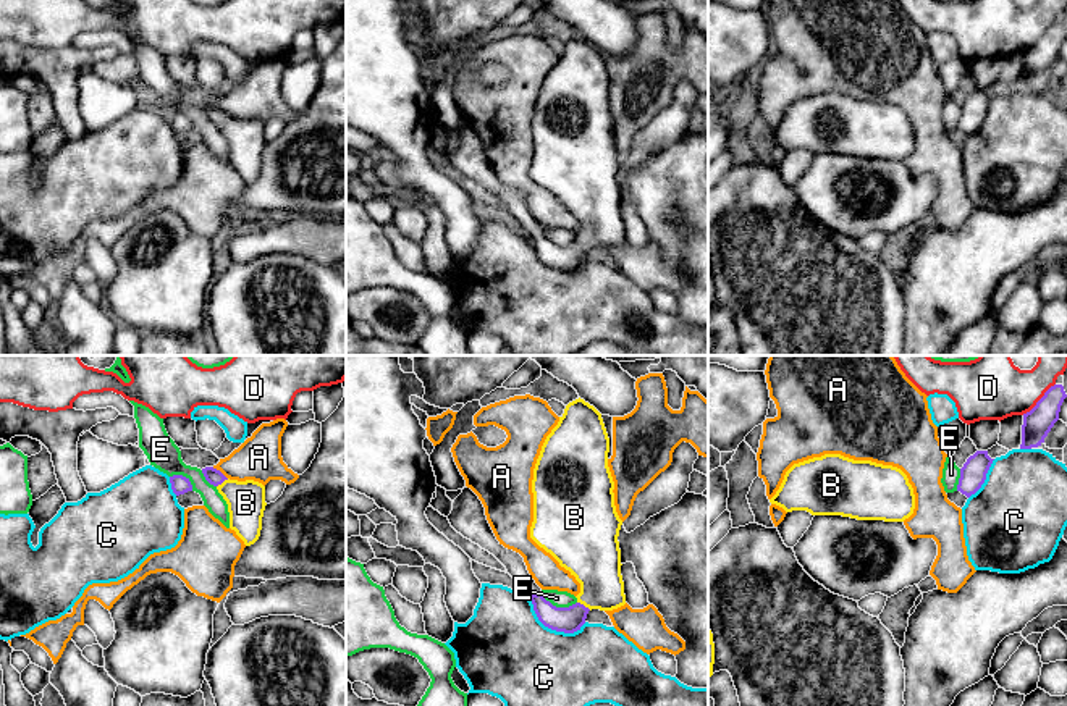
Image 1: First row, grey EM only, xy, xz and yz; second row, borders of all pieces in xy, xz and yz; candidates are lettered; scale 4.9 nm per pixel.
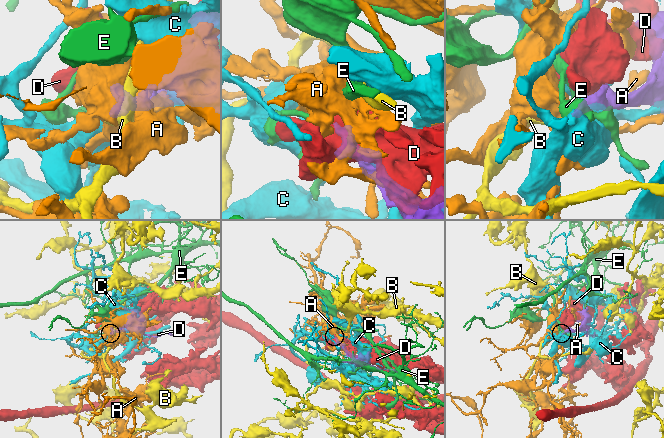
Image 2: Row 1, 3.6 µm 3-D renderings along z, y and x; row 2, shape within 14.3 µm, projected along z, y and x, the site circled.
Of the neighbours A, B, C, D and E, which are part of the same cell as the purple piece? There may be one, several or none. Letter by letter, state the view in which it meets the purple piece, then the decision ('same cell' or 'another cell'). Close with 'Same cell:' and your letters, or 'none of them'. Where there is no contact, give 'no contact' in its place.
A: xy | another cell
B: xz | same cell
C: xz | another cell
D: yz | another cell
E: xz | another cell
Same cell: B

